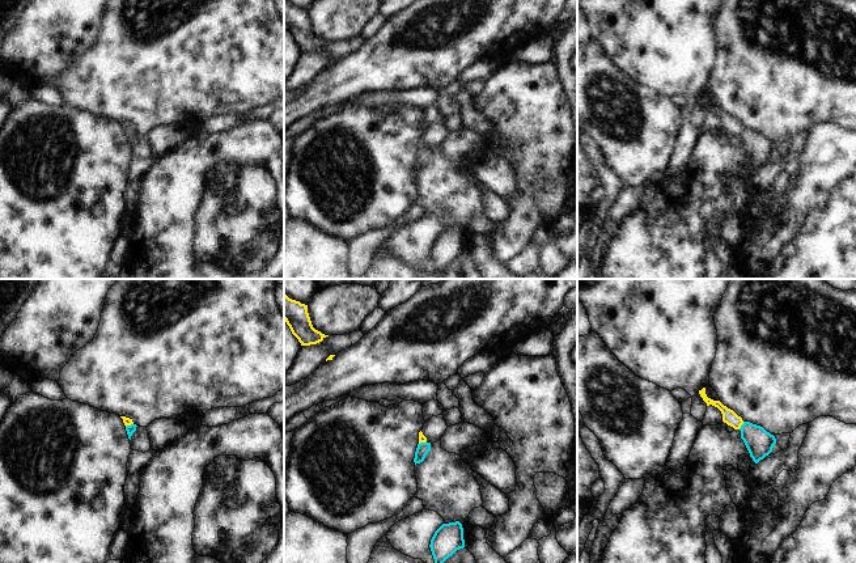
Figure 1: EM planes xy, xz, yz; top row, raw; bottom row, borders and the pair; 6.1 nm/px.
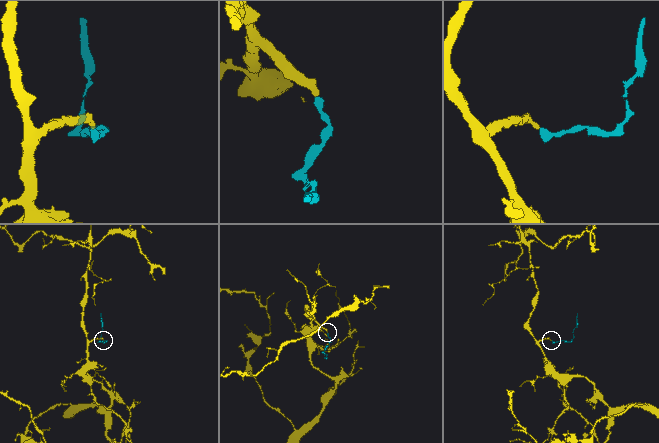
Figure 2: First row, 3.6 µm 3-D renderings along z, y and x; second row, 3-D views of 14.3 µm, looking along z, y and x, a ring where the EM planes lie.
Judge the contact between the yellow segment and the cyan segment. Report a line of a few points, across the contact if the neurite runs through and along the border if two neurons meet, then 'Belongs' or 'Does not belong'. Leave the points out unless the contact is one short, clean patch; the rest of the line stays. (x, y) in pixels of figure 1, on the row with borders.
Line: yz (729, 417), (741, 424), (759, 443). Belongs.

